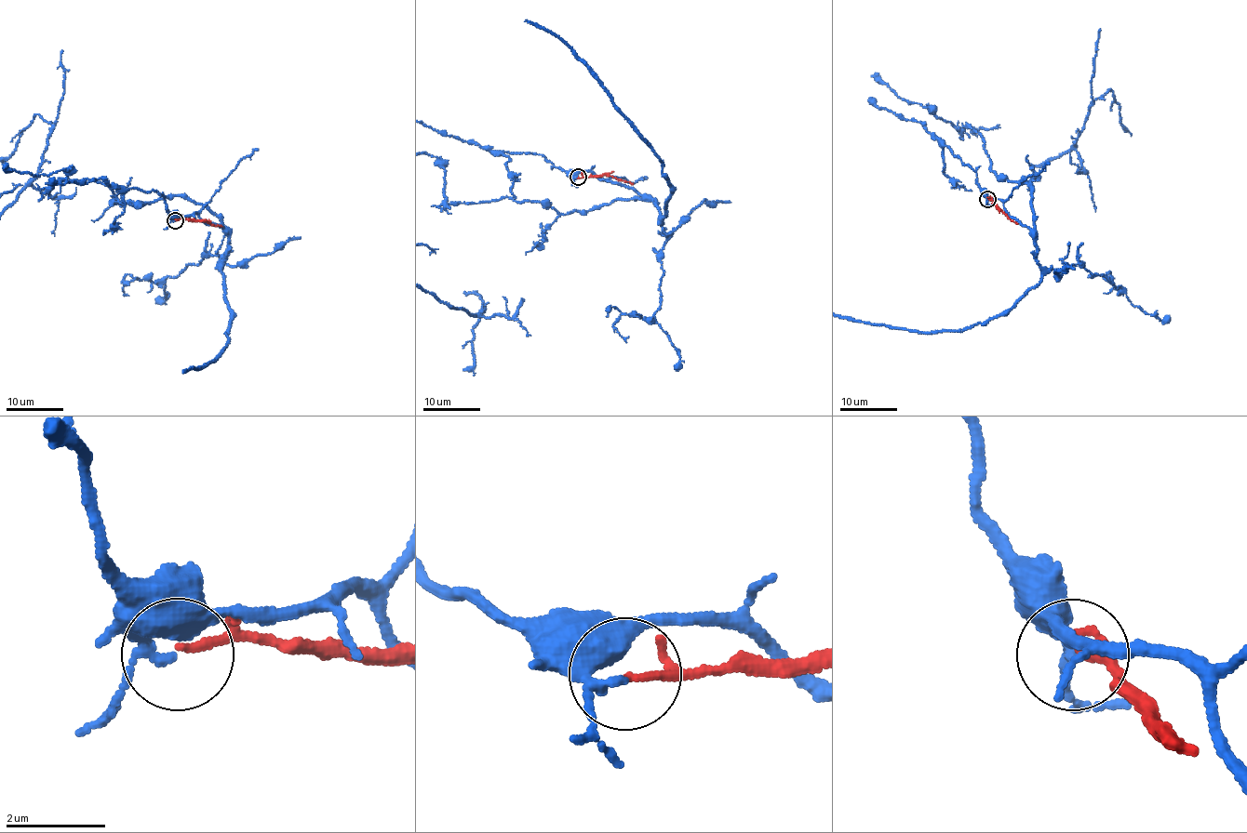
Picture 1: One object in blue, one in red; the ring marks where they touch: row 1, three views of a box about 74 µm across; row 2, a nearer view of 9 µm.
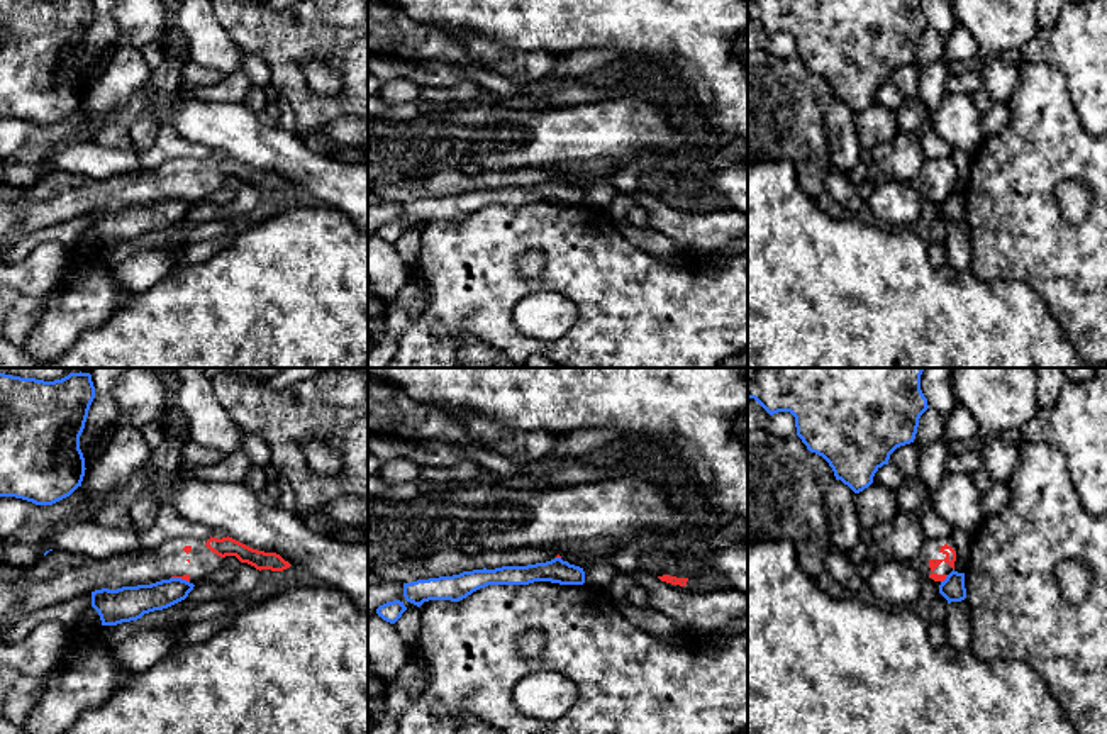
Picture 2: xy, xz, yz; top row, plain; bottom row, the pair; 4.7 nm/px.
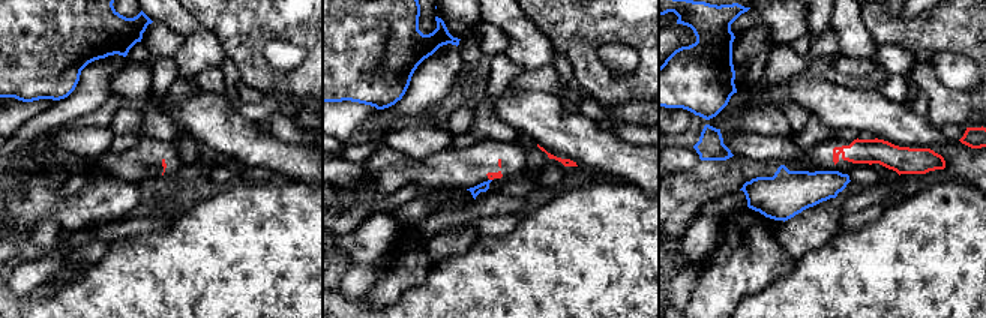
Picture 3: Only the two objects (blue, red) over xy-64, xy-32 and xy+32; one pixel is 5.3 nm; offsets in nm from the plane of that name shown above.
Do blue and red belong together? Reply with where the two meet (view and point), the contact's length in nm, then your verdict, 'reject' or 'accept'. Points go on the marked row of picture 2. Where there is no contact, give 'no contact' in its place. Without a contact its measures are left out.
contact xy (180, 578); length 90 nm; reject

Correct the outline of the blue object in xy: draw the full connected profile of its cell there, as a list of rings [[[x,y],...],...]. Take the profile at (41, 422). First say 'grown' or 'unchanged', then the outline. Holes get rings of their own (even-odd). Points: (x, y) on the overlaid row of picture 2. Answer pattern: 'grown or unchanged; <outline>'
unchanged; [[[0,373],[0,497],[53,505],[81,487],[86,468],[80,449],[80,436],[93,398],[95,386],[90,373],[70,373],[54,381]]]

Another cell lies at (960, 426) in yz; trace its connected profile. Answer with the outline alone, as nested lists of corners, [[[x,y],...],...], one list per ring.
[[[958,407],[946,420],[944,436],[946,442],[960,441],[973,444],[980,437],[980,429],[970,410]]]

